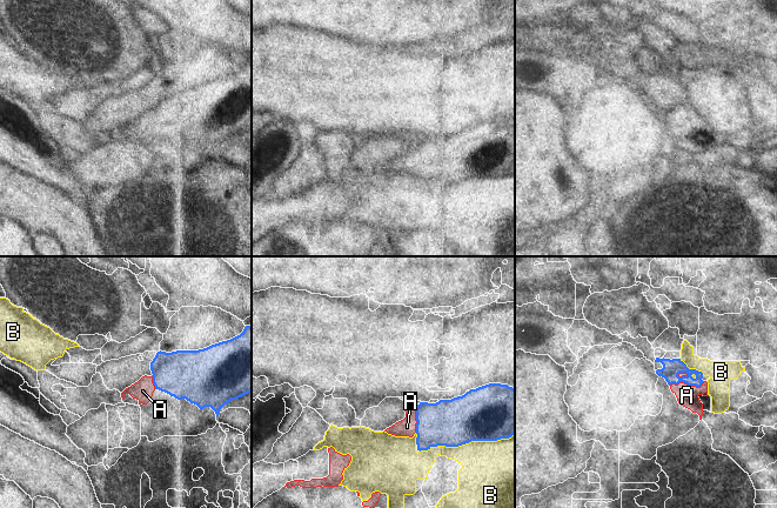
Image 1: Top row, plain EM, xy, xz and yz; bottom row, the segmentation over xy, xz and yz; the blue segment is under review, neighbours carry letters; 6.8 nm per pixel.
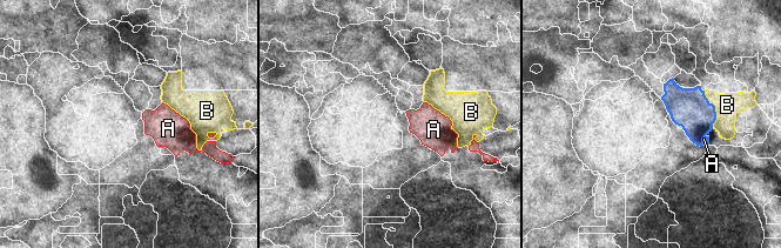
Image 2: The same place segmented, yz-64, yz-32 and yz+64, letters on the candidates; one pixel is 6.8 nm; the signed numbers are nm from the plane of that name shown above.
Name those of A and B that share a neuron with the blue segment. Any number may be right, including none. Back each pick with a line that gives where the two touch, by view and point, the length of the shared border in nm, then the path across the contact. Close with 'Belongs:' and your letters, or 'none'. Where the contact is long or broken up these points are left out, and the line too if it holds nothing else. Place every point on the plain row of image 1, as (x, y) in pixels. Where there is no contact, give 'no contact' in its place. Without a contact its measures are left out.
A: contact yz (687, 120); length 240 nm; way yz (671, 105), (687, 120), (687, 132)
Belongs: A

